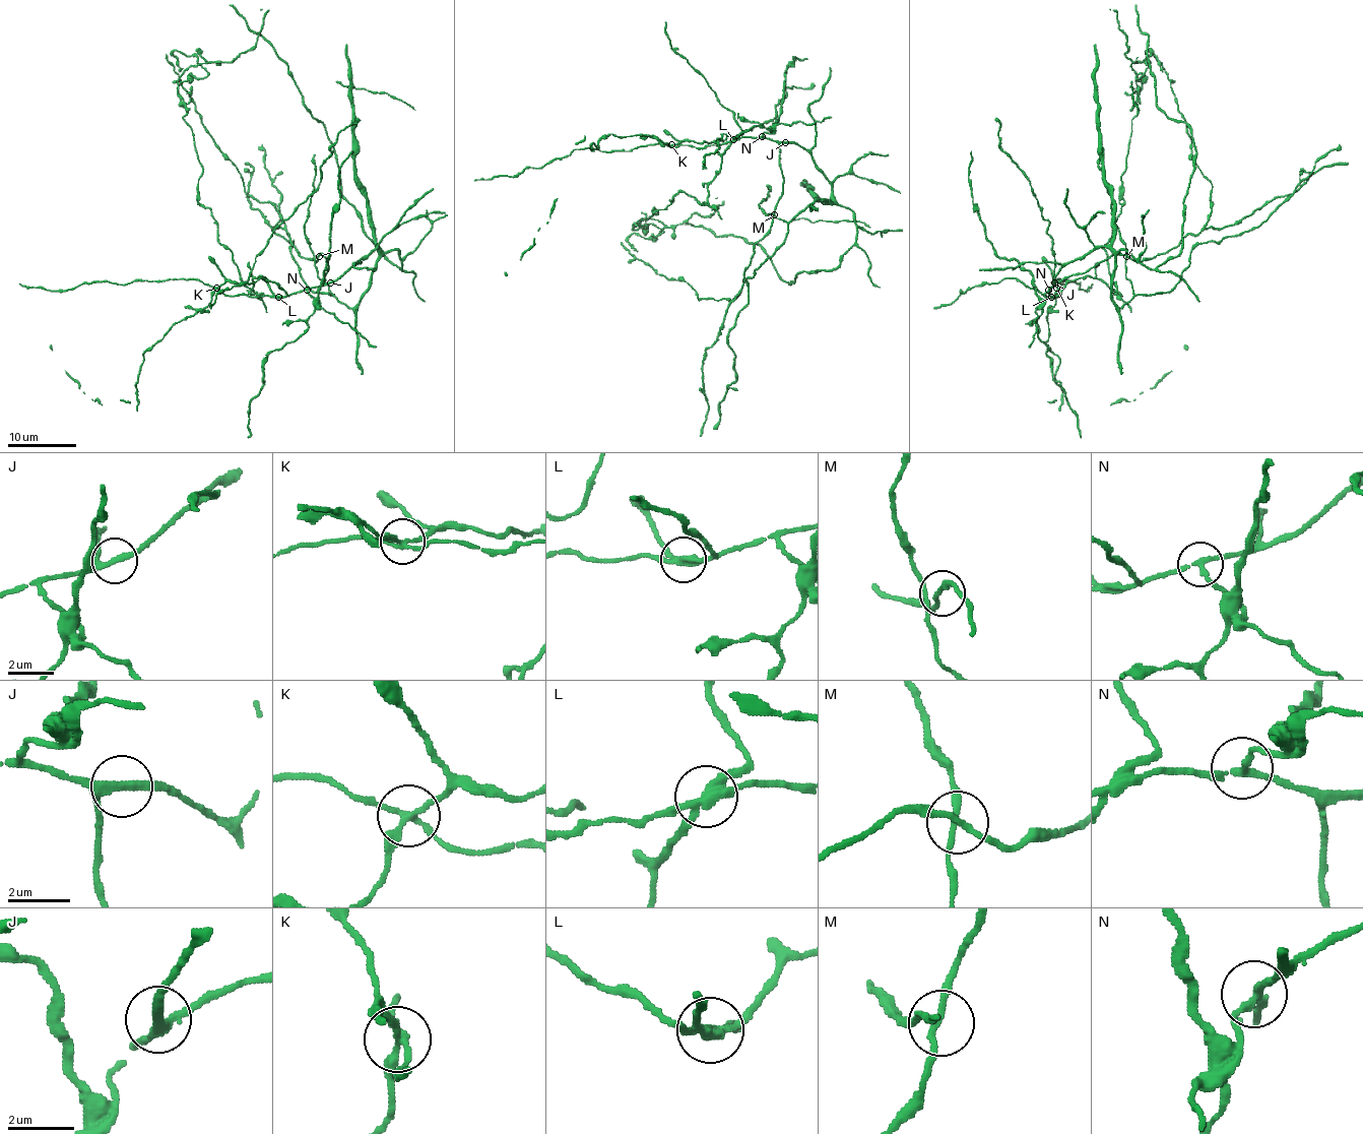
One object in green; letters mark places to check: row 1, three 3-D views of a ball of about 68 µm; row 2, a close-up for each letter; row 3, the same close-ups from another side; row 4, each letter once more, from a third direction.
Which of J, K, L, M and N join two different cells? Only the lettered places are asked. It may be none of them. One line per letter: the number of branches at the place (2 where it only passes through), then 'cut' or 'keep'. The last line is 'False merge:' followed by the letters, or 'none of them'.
J: branches 3; keep
K: branches 4; cut
L: branches 3; cut
M: branches 4; keep
N: branches 3; cut
False merge: K, L, N

